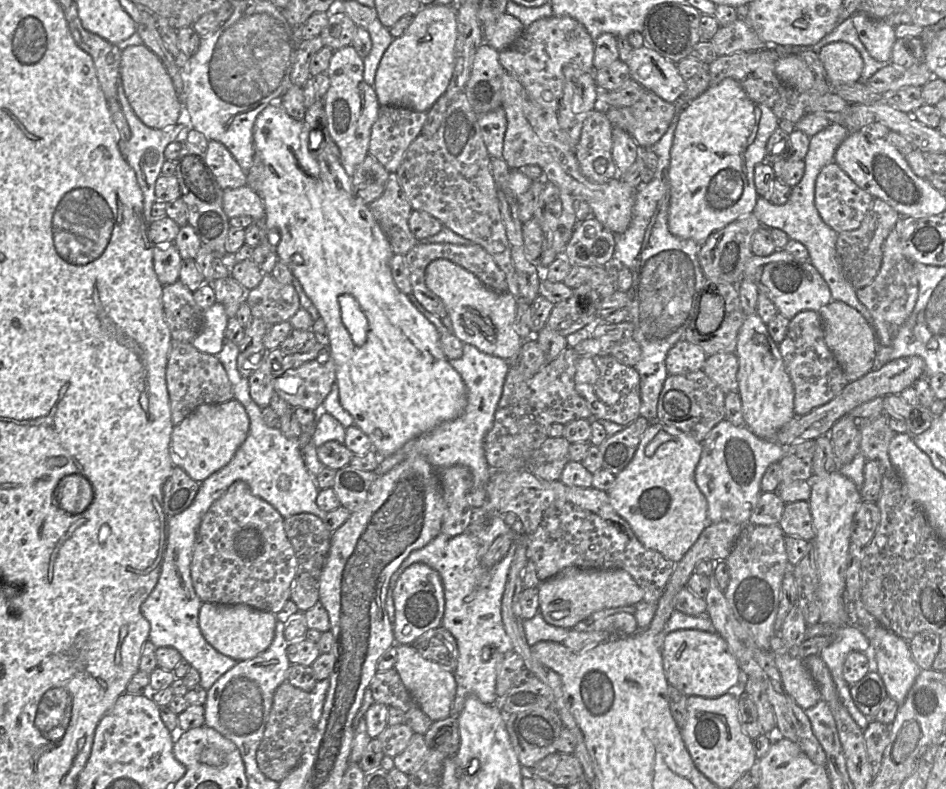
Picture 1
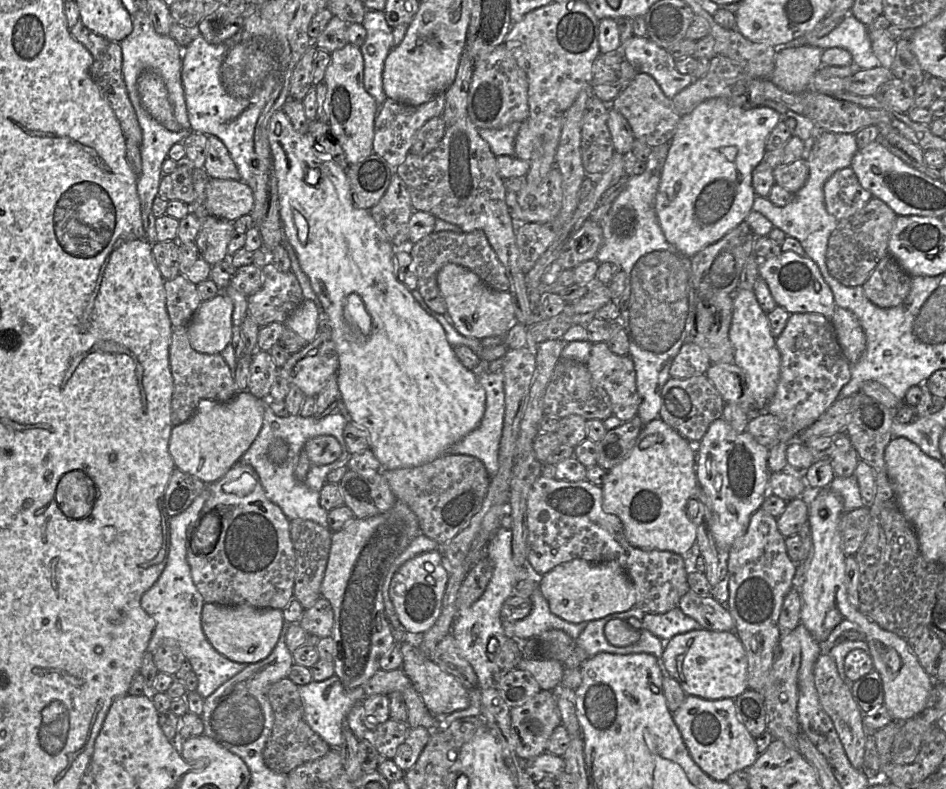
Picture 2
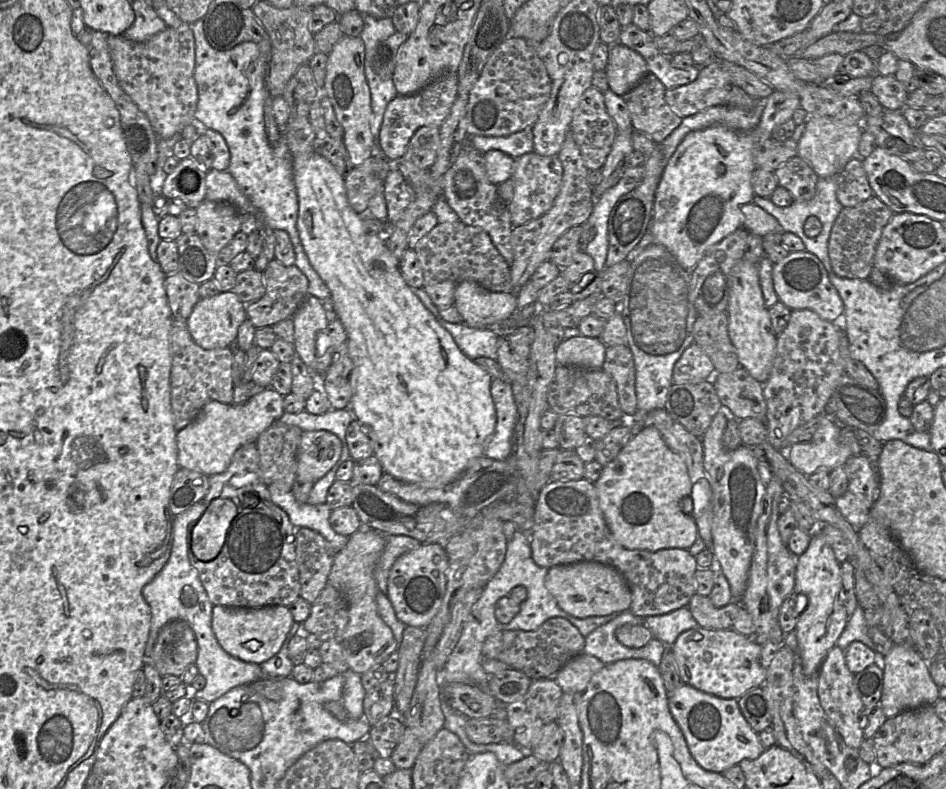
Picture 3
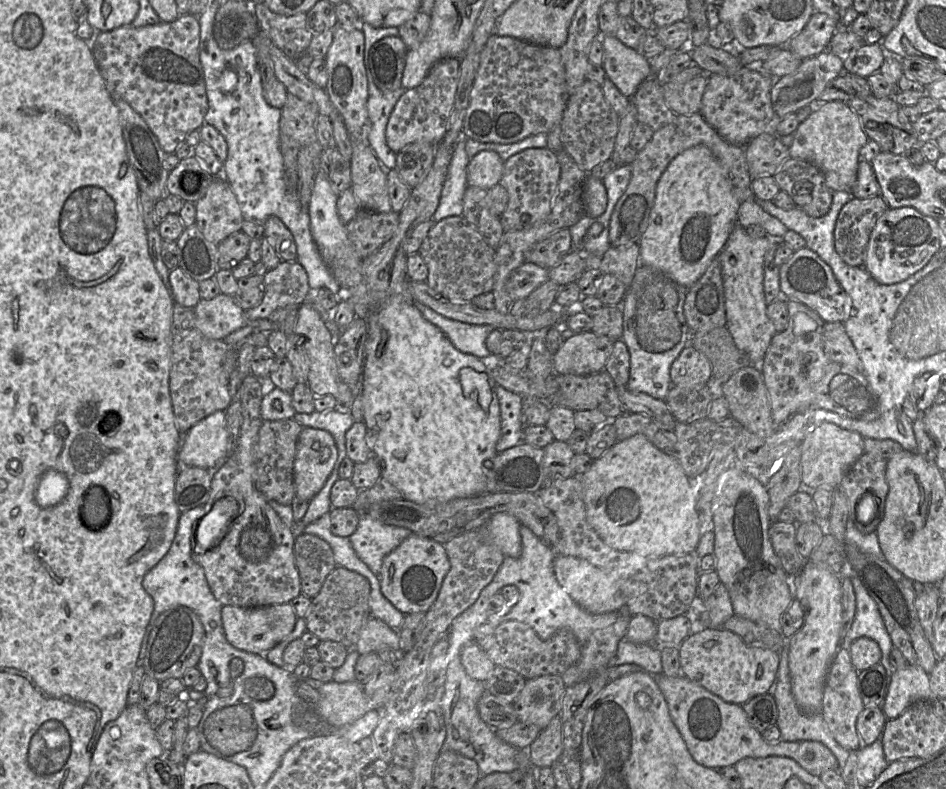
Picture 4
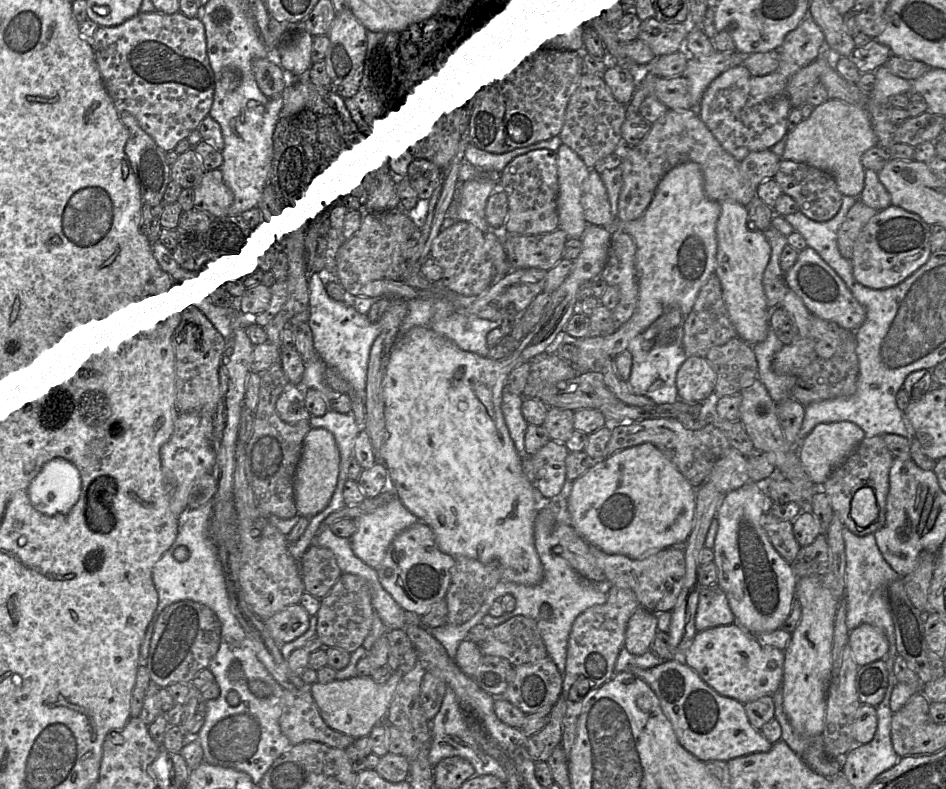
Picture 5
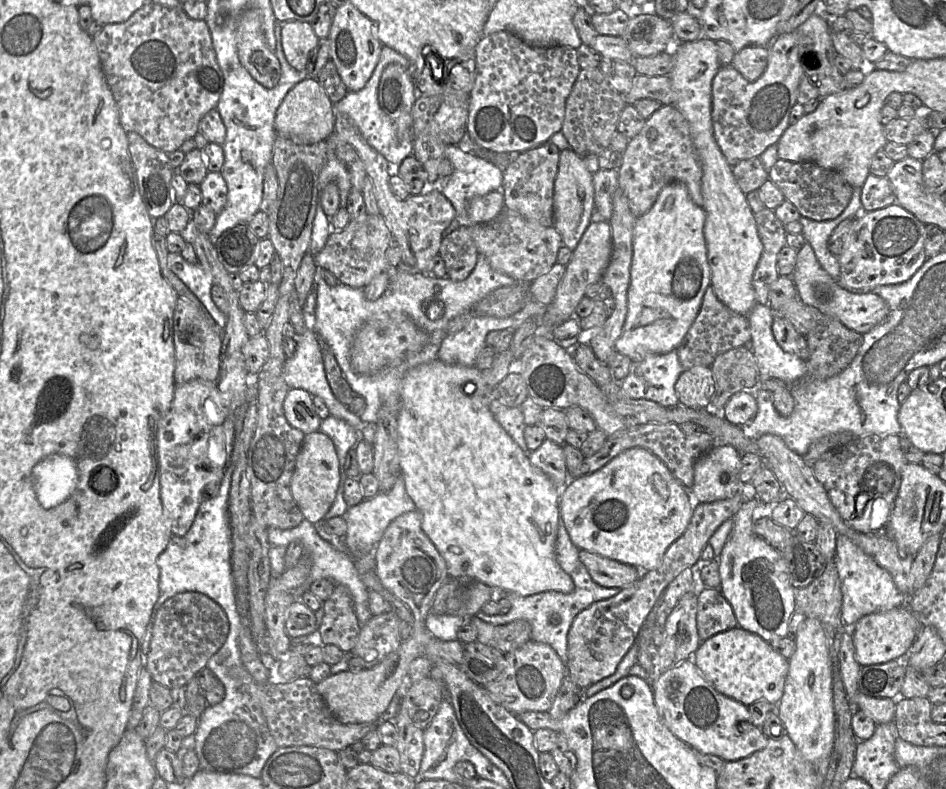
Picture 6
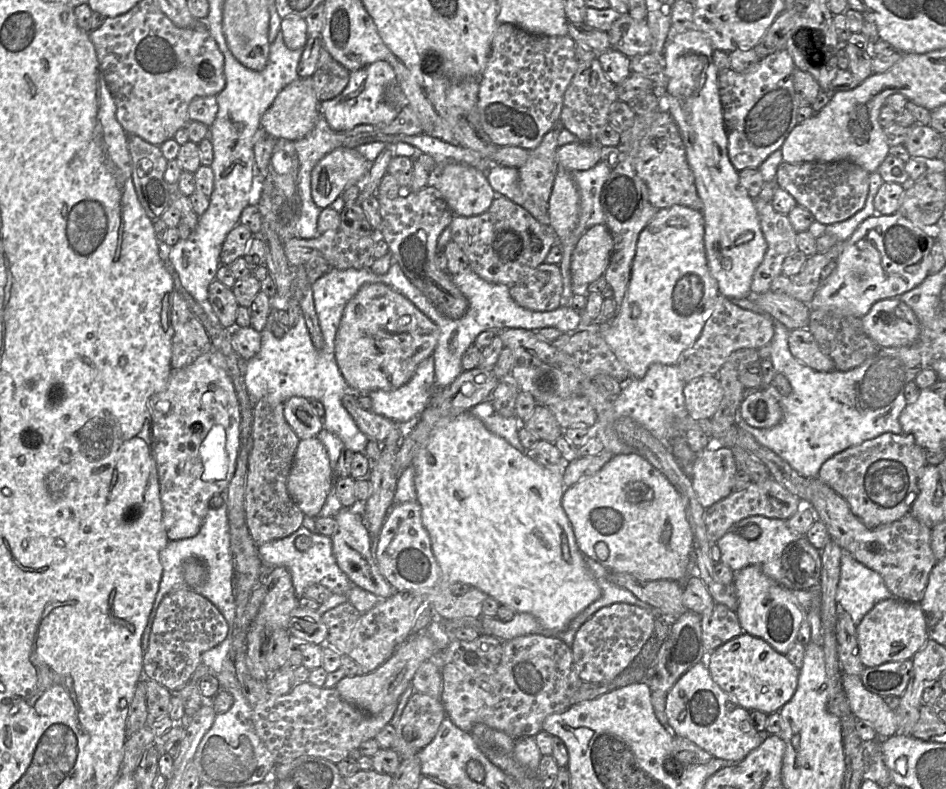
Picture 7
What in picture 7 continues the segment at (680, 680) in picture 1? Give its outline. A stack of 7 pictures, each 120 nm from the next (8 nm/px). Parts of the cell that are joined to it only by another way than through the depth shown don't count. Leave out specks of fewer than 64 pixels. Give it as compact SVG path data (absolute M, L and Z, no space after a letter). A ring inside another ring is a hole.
M745 632L706 652L702 661L713 681L748 711L778 712L797 688L799 669L767 642Z

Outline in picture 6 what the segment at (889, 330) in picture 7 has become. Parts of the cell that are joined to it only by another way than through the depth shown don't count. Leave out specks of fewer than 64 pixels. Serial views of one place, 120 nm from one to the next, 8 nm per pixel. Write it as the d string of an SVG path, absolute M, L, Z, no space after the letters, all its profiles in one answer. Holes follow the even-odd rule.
M808 242L797 253L796 266L791 279L796 287L797 297L803 303L839 320L862 336L886 319L889 307L884 299L874 293L857 294L842 288L838 281L821 267Z

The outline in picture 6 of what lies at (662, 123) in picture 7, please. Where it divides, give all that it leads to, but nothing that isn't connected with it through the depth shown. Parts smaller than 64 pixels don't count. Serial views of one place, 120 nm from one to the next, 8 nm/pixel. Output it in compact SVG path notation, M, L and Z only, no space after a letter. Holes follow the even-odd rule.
M664 105L645 120L642 130L629 139L619 168L619 187L628 199L635 217L640 217L655 204L660 191L672 182L686 185L693 203L703 208L702 167L690 135L689 124L673 105Z

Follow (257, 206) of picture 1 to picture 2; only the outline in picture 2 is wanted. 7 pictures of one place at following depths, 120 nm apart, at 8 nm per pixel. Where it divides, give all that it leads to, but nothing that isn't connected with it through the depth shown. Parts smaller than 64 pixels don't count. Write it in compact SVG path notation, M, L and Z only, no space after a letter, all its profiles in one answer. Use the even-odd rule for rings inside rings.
M210 178L204 209L210 215L234 222L250 214L254 206L251 188L242 180Z

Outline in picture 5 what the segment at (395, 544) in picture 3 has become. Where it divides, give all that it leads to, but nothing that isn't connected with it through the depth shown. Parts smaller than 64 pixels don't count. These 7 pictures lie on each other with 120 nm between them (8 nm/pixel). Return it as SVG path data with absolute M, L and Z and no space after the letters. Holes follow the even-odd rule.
M395 495L382 506L353 520L356 531L349 538L350 547L355 556L375 569L392 540L418 518Z

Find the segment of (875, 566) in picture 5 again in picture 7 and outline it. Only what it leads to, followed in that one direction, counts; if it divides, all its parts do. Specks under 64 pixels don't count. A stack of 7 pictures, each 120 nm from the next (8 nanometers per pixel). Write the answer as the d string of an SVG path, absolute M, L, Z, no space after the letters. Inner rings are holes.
M842 549L836 602L851 616L856 627L877 603L892 597L879 573Z

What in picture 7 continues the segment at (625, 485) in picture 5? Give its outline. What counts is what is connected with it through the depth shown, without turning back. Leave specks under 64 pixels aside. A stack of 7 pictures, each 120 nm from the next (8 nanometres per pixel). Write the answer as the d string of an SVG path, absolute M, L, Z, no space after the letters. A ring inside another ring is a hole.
M637 452L613 455L611 460L608 461L597 473L566 488L562 496L562 507L571 523L576 543L580 551L583 555L586 555L602 564L610 572L627 573L644 580L666 579L673 581L685 581L693 573L696 573L696 564L693 563L692 532L687 520L684 502L668 479ZM597 542L604 542L607 545L609 556L606 560L600 560L597 556L594 550L594 546Z

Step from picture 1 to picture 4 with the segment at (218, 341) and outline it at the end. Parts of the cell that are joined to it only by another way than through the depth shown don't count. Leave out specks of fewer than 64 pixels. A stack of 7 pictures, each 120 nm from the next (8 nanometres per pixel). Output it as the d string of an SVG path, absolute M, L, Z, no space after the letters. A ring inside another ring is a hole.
M223 293L212 299L200 299L194 307L194 313L199 330L210 339L223 340L245 325L250 326L255 331L266 333L275 330L275 324L268 319L248 319L245 311L236 303L234 297Z

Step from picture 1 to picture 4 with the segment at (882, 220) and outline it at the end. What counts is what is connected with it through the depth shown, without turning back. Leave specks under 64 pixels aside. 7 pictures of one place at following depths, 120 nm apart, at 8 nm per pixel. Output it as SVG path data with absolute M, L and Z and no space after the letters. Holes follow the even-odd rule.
M882 196L853 198L844 205L836 220L834 243L835 250L846 264L864 267L871 232L888 209Z

